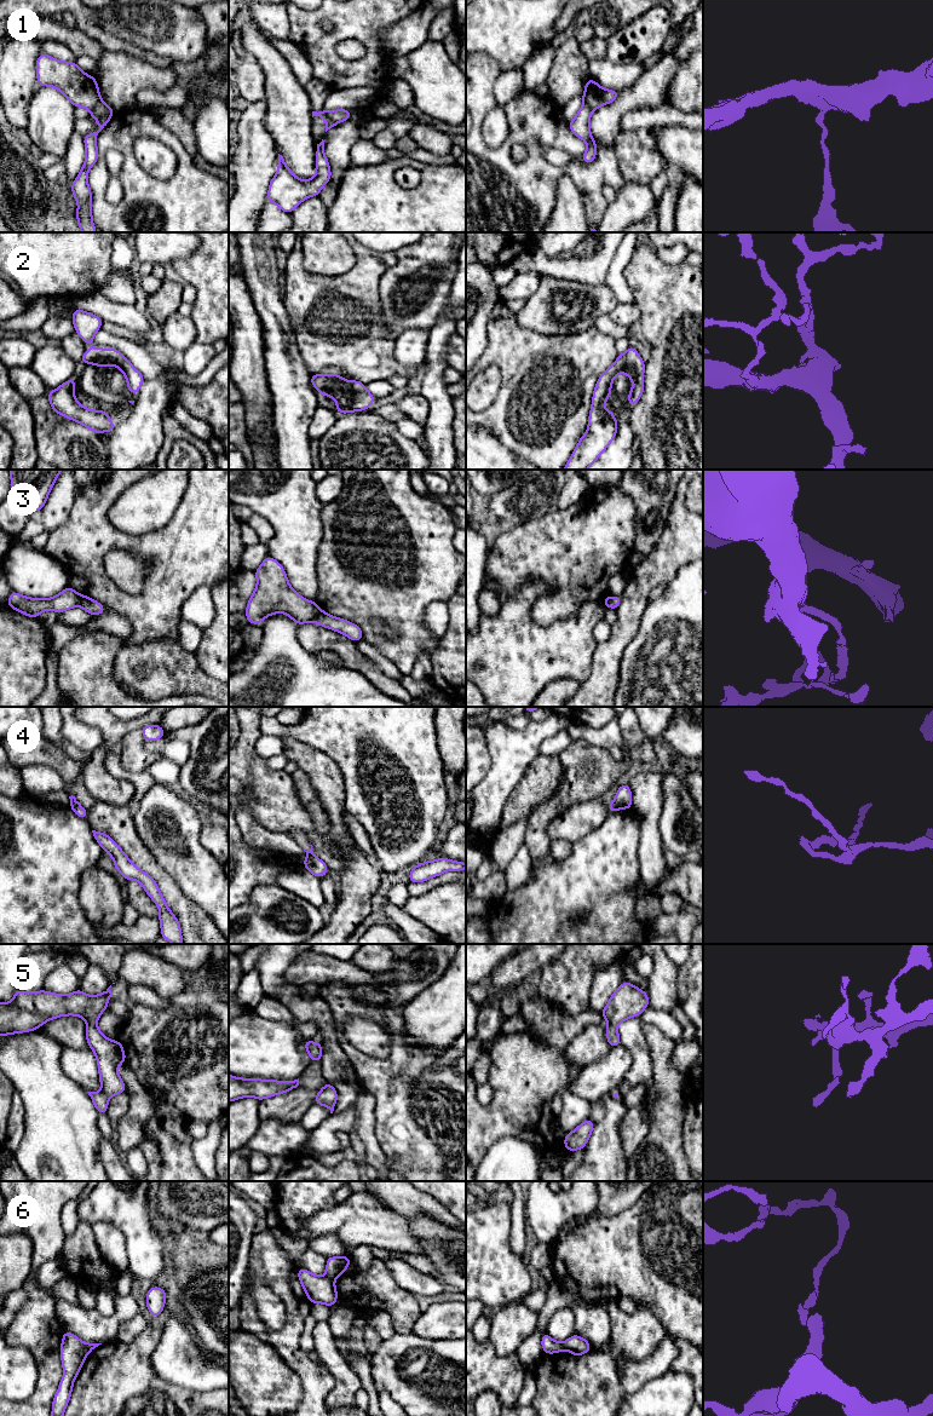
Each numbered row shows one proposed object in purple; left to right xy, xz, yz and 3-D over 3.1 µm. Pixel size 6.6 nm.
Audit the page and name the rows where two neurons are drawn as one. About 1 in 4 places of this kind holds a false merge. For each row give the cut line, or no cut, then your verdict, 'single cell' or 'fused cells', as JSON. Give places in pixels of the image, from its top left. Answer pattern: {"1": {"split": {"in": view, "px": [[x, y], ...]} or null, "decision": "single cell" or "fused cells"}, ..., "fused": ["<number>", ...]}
{"1": {"split": {"in": "xz", "px": [[323, 110], [337, 122]]}, "decision": "fused cells"}, "2": {"split": null, "decision": "single cell"}, "3": {"split": {"in": "xz", "px": [[321, 611], [312, 620]]}, "decision": "fused cells"}, "4": {"split": {"in": "yz", "px": [[614, 801], [618, 807]]}, "decision": "fused cells"}, "5": {"split": null, "decision": "single cell"}, "6": {"split": {"in": "xz", "px": [[326, 1276], [332, 1279]]}, "decision": "fused cells"}, "fused": ["1", "3", "4", "6"]}

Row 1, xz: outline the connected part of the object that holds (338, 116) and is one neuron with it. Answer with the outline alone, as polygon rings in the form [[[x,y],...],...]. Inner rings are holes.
[[[341,109],[341,110],[324,110],[327,116],[333,120],[334,122],[339,123],[345,120],[350,120],[351,110]]]

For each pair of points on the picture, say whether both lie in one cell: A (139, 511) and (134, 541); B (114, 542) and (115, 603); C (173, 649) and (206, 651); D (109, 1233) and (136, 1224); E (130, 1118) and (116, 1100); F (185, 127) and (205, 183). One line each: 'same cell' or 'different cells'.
A: different cells
B: same cell
C: different cells
D: different cells
E: different cells
F: different cells

